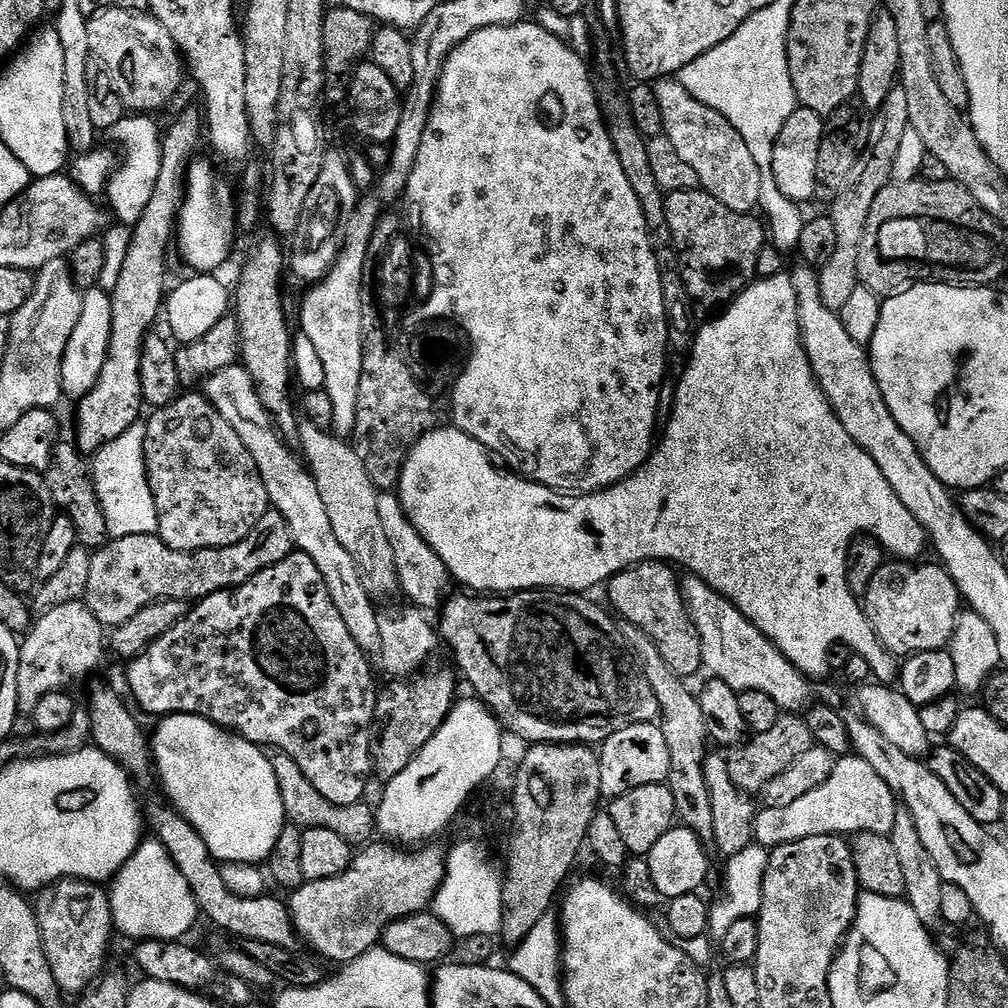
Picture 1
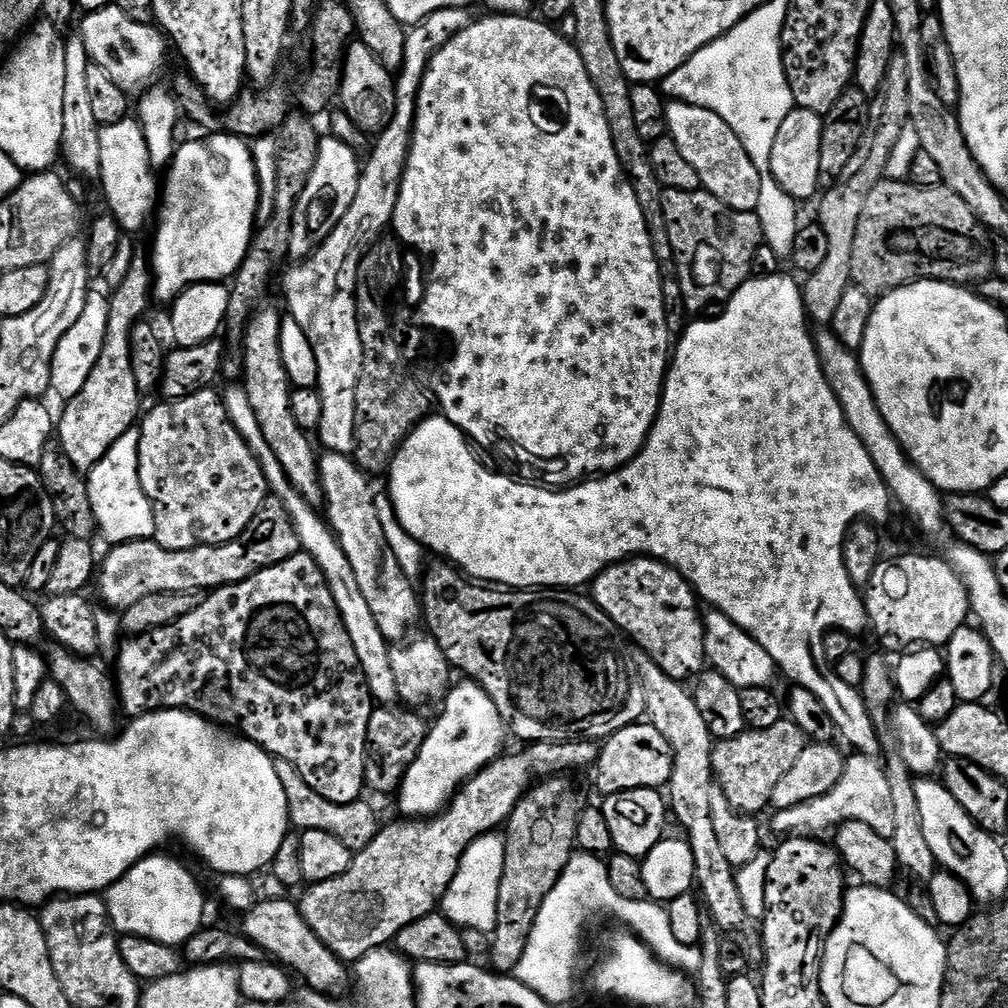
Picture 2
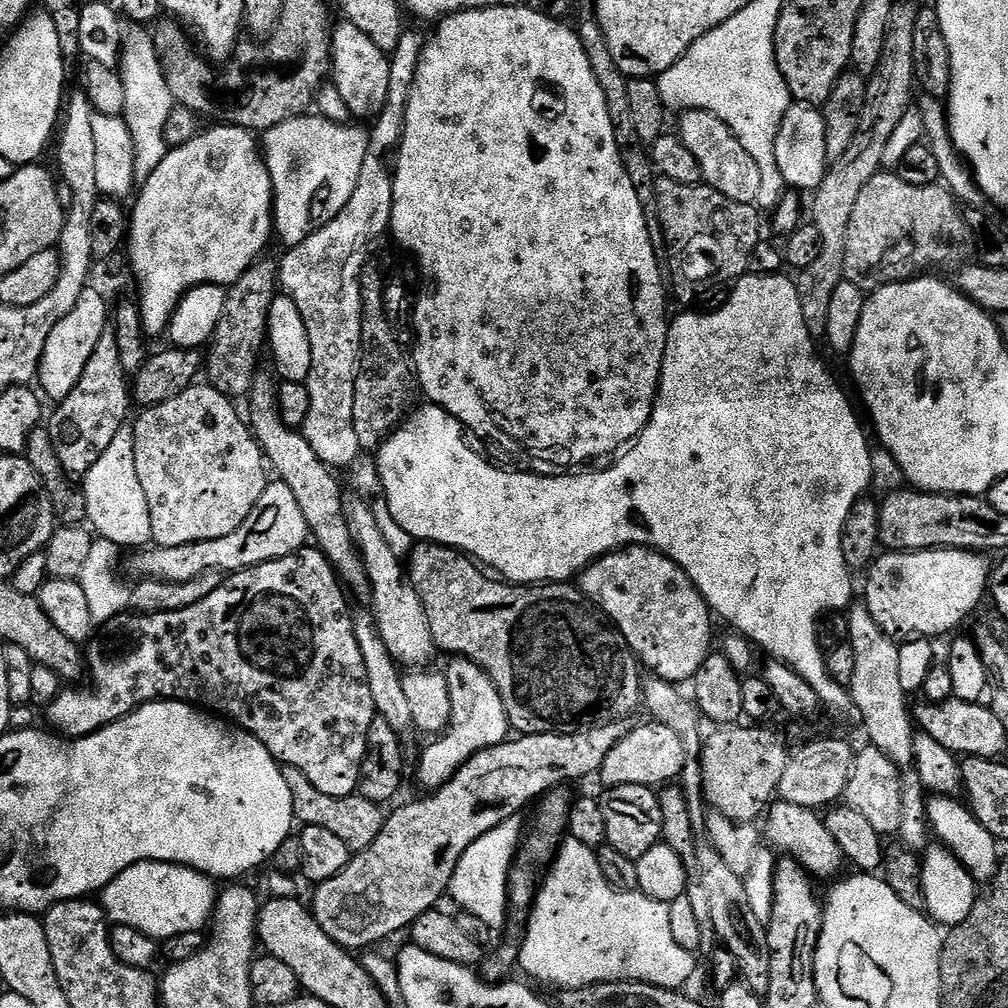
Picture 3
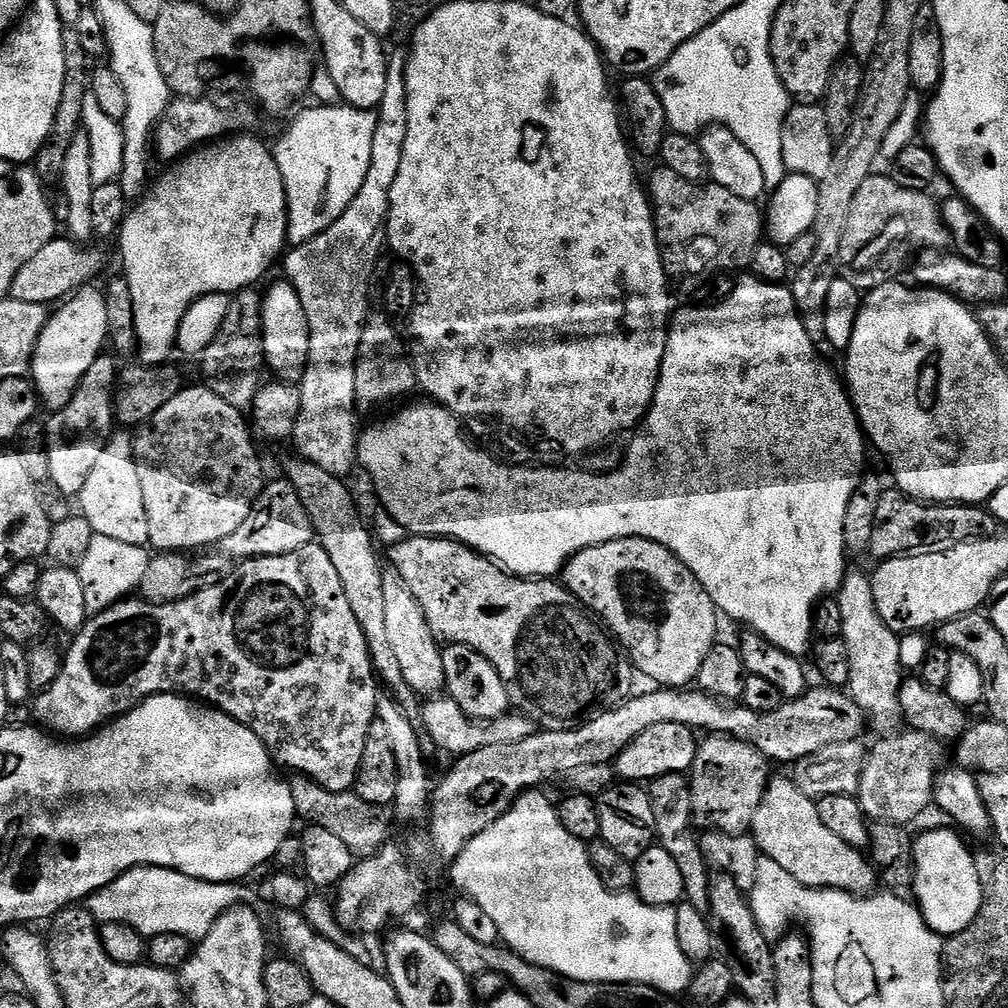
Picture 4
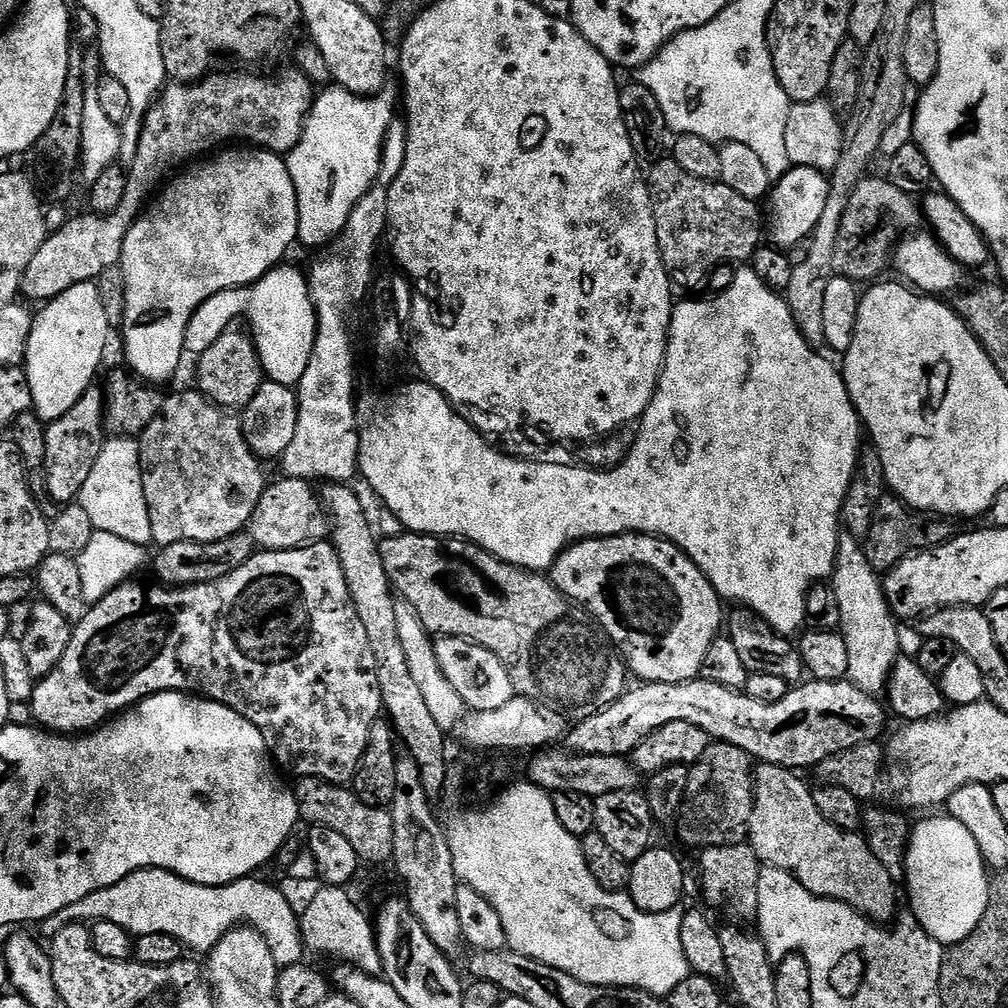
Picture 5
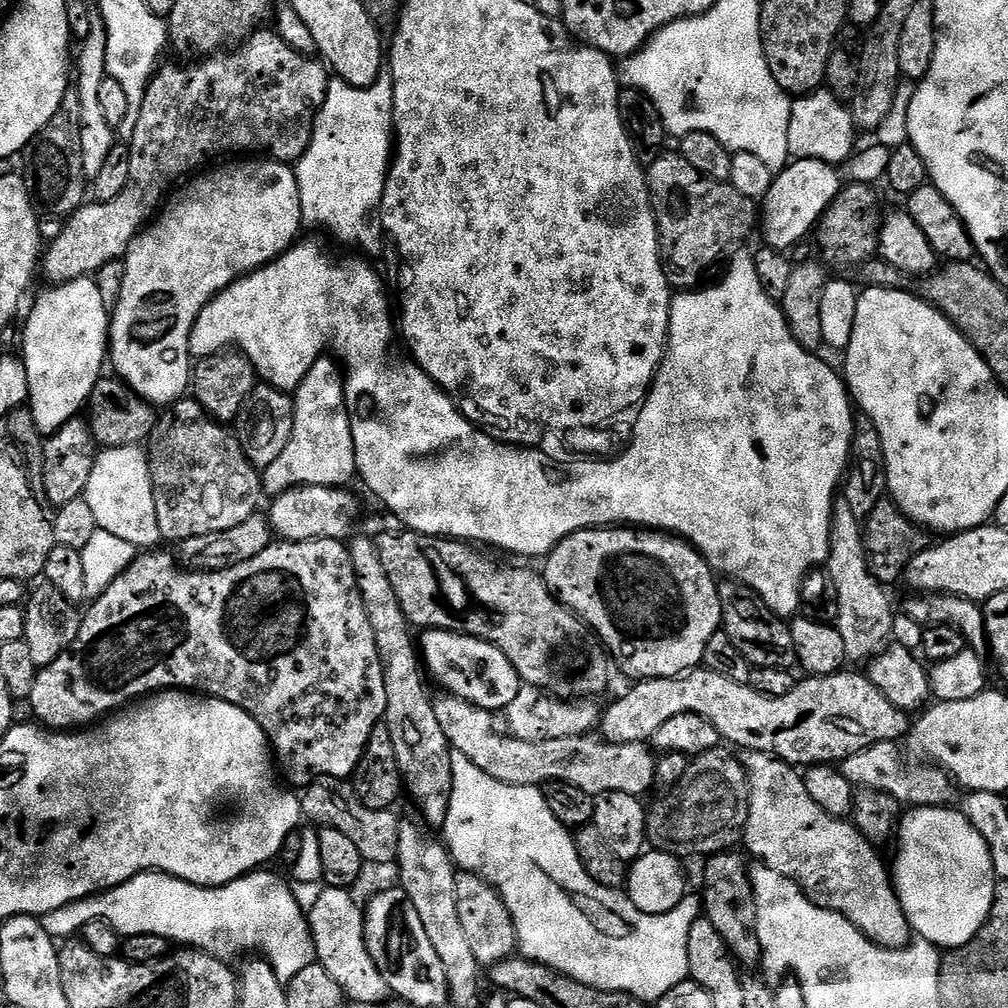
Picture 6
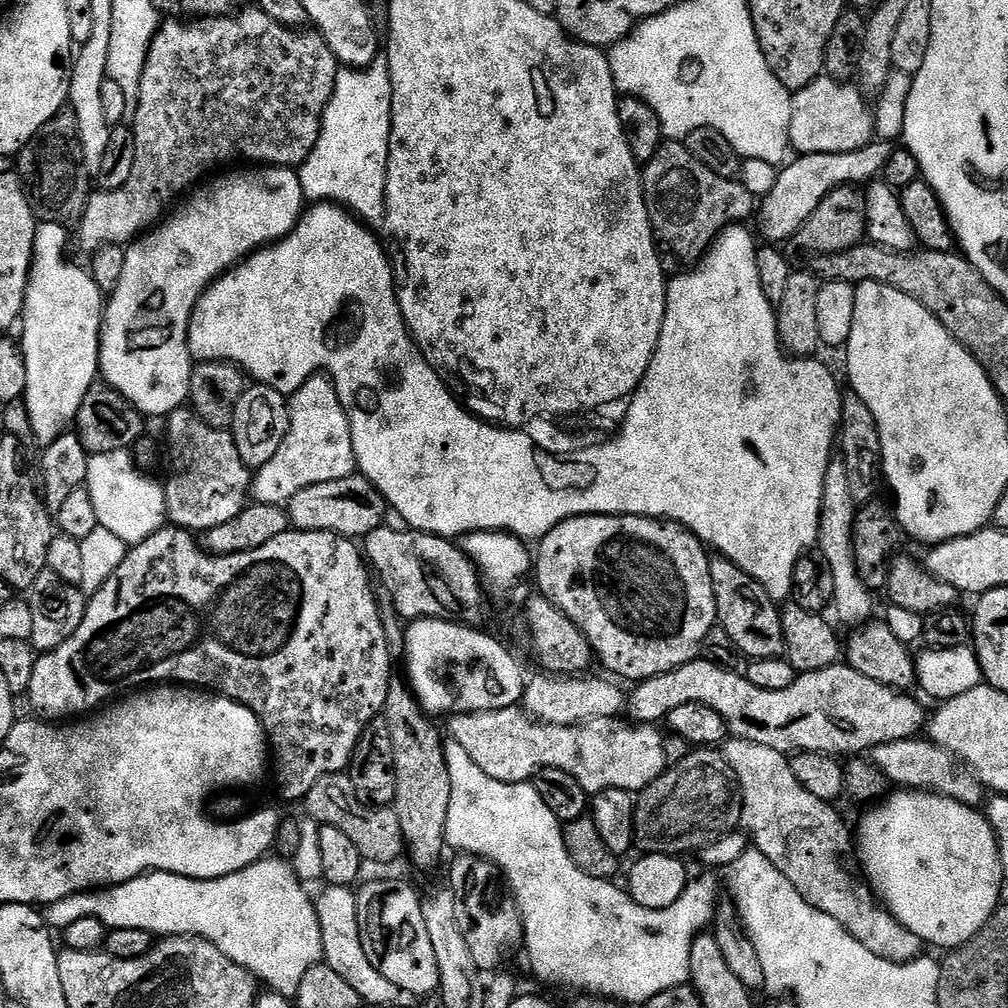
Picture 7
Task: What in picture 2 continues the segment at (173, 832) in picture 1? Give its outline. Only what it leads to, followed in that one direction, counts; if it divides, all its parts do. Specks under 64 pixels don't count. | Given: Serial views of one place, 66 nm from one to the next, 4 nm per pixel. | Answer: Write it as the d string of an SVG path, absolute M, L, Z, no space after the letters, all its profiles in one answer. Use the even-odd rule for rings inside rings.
M257 899L254 907L249 912L243 913L243 935L253 940L265 954L273 961L284 965L297 977L305 980L307 987L313 992L325 994L340 994L344 987L350 984L350 968L345 961L340 960L322 942L306 922L306 918L300 912L299 903L291 904L288 900L264 900ZM297 972L297 973L296 973Z

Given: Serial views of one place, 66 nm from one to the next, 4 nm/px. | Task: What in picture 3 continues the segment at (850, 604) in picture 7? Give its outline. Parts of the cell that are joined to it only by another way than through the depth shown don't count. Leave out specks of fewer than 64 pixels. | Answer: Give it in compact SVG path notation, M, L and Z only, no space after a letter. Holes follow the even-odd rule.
M857 602L852 609L847 609L848 639L847 643L854 646L854 658L858 663L854 670L854 682L850 686L852 705L855 711L860 711L864 719L864 728L868 731L871 747L882 750L895 762L902 772L902 787L904 790L904 817L898 833L898 840L908 850L917 854L923 853L929 847L930 825L926 819L929 797L926 795L924 783L916 773L914 764L914 716L910 704L906 701L906 693L902 690L902 678L898 675L898 654L900 644L891 640L874 622L874 614L863 603Z

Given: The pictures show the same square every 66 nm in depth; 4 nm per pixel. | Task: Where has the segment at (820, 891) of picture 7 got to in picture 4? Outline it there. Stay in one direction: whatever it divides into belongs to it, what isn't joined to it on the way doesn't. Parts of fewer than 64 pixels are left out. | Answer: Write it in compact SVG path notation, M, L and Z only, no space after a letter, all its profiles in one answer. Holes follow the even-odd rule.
M773 775L769 779L766 790L762 794L762 802L758 806L758 814L754 814L751 837L756 841L756 847L767 859L778 862L779 868L790 874L806 888L837 888L843 892L850 892L853 896L866 896L878 884L878 869L871 859L861 849L847 845L838 838L822 822L816 809L817 801L811 800L787 775Z

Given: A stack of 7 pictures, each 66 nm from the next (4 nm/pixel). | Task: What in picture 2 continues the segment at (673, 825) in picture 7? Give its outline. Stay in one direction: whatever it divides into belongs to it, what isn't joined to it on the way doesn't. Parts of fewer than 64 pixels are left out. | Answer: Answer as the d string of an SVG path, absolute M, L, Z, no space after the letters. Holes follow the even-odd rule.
M790 718L779 720L774 726L766 730L757 728L739 732L736 736L725 736L717 739L712 746L712 773L716 776L716 782L723 799L738 812L745 814L760 814L760 811L771 805L774 786L794 766L795 760L800 757L806 743L804 731Z

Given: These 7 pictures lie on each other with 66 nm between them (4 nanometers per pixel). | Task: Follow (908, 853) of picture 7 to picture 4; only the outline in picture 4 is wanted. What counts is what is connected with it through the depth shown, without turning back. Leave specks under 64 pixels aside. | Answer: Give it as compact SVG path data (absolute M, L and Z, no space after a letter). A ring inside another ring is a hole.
M951 827L948 828L936 828L933 832L924 832L921 836L917 835L913 850L915 860L914 900L919 907L920 913L924 915L926 923L941 938L958 934L962 930L966 930L966 926L970 926L970 922L974 922L974 918L984 901L985 889L982 876L980 880L980 872L976 869L976 860L972 857L971 850L964 845L965 837L959 831L953 830Z

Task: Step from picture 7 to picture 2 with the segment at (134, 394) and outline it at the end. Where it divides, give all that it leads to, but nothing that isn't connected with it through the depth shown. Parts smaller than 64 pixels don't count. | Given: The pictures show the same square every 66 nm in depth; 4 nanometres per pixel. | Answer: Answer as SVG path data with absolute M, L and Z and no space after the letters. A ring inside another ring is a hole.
M219 131L205 140L192 140L184 145L181 143L175 149L175 157L170 164L172 173L162 180L162 195L158 200L160 225L156 228L150 263L155 299L161 300L165 306L177 300L191 284L224 282L235 277L258 227L256 211L260 208L262 185L260 175L256 173L249 141L227 131Z

